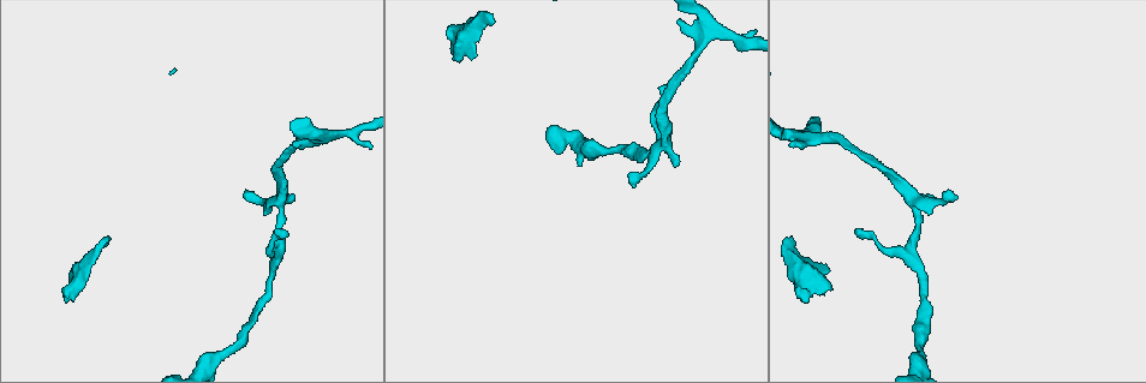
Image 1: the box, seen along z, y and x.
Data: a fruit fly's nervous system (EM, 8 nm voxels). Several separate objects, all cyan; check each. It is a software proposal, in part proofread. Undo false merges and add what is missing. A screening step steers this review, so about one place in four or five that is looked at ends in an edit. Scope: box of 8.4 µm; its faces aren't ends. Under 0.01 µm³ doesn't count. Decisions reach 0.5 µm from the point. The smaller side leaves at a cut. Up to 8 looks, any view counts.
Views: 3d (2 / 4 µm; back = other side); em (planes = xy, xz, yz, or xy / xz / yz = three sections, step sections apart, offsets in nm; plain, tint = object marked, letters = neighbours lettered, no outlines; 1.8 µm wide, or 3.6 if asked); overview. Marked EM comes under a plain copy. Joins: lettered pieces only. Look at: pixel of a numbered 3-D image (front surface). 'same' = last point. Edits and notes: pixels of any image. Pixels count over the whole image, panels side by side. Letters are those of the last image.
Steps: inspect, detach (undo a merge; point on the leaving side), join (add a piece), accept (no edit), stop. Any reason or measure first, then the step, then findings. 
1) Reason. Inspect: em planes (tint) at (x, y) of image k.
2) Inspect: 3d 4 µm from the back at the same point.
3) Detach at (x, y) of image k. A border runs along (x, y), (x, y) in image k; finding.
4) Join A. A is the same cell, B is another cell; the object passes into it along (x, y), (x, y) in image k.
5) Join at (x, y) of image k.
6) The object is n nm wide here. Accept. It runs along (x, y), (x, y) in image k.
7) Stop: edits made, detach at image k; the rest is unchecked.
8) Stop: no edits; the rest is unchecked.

Free end. Inspect: 3d 4 µm at (494, 23) of image 1.

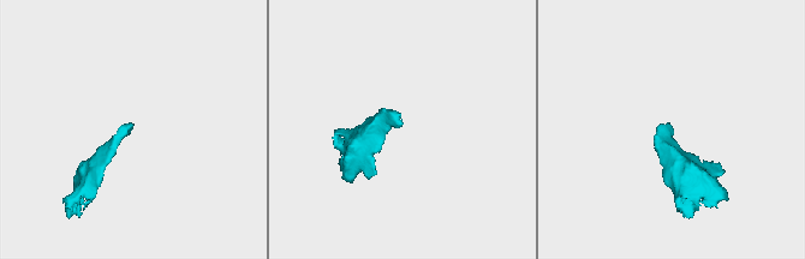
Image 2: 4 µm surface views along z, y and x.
Now the EM. Inspect: em xy step 16 (letters) at (399, 122) of image 2.

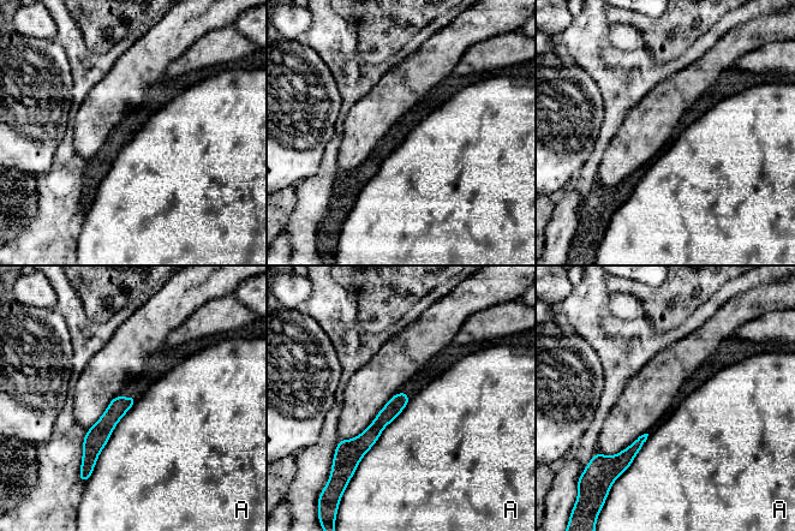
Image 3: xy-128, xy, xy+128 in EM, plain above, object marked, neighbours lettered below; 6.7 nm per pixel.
The longest contact is with A, 600 nm. Accept. A is another cell; a border runs along (137, 399), (114, 428), (91, 471) in image 3; none of them fits.

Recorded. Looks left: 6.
Tapers out. Inspect: 3d 2 µm at (279, 230) of image 1.

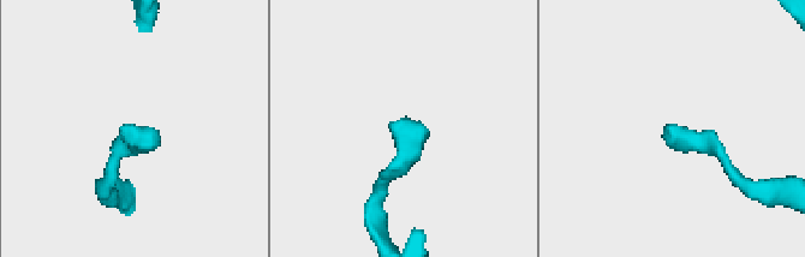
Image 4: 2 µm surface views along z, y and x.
Shape alone is not enough. Inspect: em yz step 8 (tint) at (663, 130) of image 4.

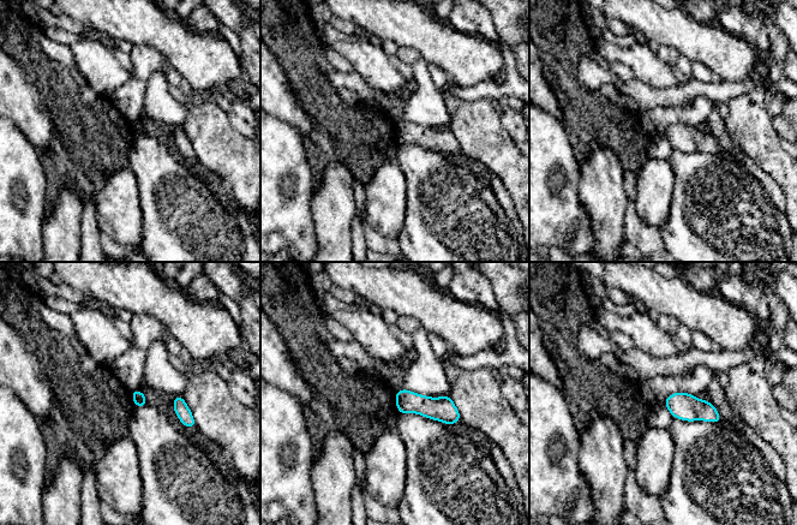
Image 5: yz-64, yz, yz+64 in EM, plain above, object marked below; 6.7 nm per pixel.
Inspect: em planes (letters) at the same point.

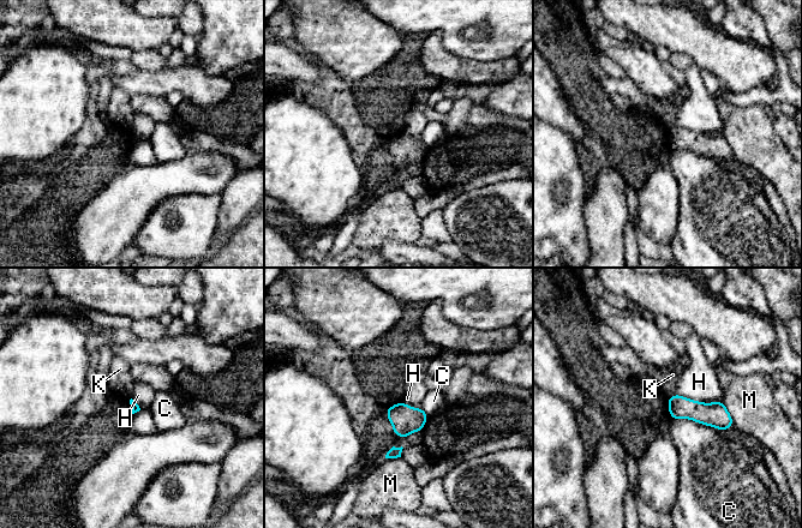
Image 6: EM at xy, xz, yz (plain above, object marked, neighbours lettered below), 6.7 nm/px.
Accept. C, H, K and M are other cells; none of them fits.

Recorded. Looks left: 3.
Branch stops here. Inspect: 3d 4 µm at (633, 185) of image 1.

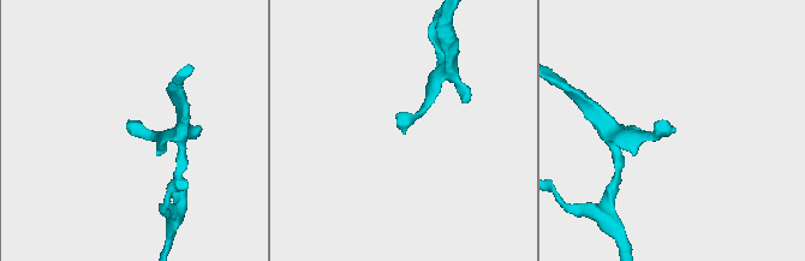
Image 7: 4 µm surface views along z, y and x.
Inspect: em planes (letters) at (133, 131) of image 7.

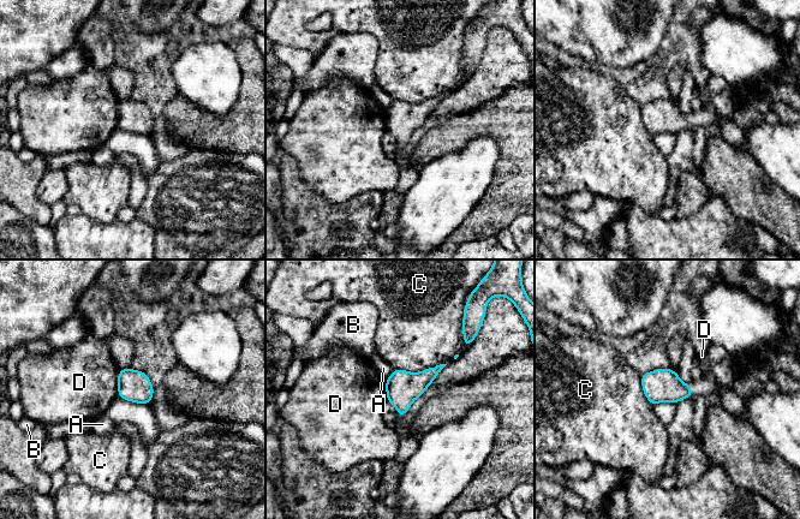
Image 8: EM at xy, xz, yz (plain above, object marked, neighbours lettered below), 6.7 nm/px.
Accept. A, B, C and D are other cells; a border runs along (120, 369), (117, 395) in image 8; none of them fits.

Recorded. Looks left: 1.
Stop: no edits; the rest is unchecked.

